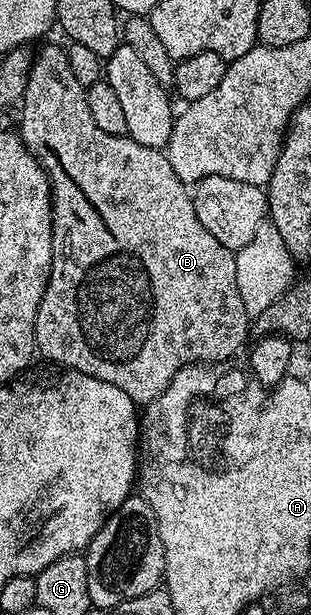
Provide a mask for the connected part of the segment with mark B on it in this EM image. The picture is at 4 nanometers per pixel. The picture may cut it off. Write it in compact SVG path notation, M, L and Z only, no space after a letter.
M62 45L60 46L43 46L38 51L34 51L31 59L31 71L29 72L29 80L25 84L25 92L23 93L23 101L21 103L21 111L23 115L19 118L19 127L17 133L22 138L27 150L43 165L43 171L47 173L47 179L51 181L51 271L49 272L49 280L45 288L45 296L39 305L37 312L37 320L35 321L35 349L38 357L41 359L48 358L51 362L56 362L56 367L76 370L85 376L93 376L97 380L105 380L109 384L113 384L117 388L121 388L121 392L125 392L125 396L132 398L136 404L146 404L157 400L157 396L161 396L161 392L165 392L165 388L169 388L169 384L173 380L173 376L177 376L177 372L181 368L192 364L206 364L208 362L227 362L238 352L243 346L243 341L249 338L249 315L245 304L241 304L241 288L237 288L237 264L235 263L236 251L225 248L225 244L221 244L221 240L217 240L217 236L213 236L213 232L209 232L209 228L205 228L205 224L201 224L201 220L197 220L197 212L195 211L195 200L192 191L189 189L188 183L183 182L177 172L173 172L173 164L169 164L166 153L163 150L154 150L145 144L137 144L131 138L121 134L110 134L102 128L97 128L97 123L93 120L93 115L89 112L89 100L87 99L87 91L82 84L73 76L73 72L69 69L69 60L67 59L67 51Z

